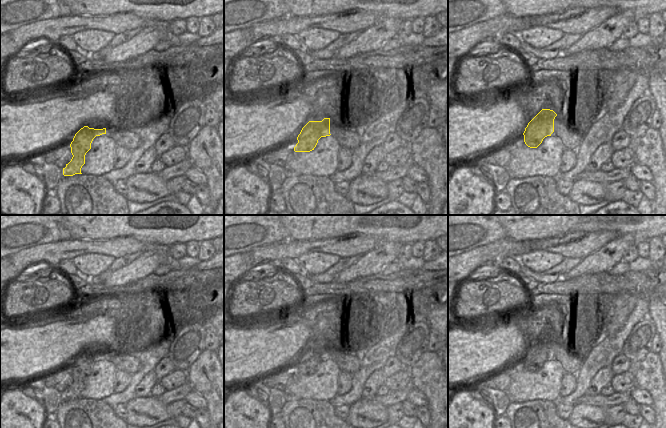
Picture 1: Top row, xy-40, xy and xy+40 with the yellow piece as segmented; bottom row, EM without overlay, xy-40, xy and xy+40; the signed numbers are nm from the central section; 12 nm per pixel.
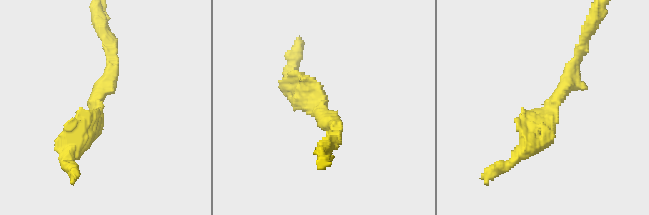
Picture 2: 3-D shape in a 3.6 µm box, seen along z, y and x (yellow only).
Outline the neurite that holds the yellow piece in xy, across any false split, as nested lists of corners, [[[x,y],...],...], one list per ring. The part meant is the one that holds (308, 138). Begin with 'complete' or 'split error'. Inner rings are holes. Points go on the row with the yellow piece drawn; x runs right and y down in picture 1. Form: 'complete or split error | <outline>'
complete | [[[330,118],[322,121],[309,121],[297,137],[295,152],[310,152],[316,147],[321,137],[330,136]]]

